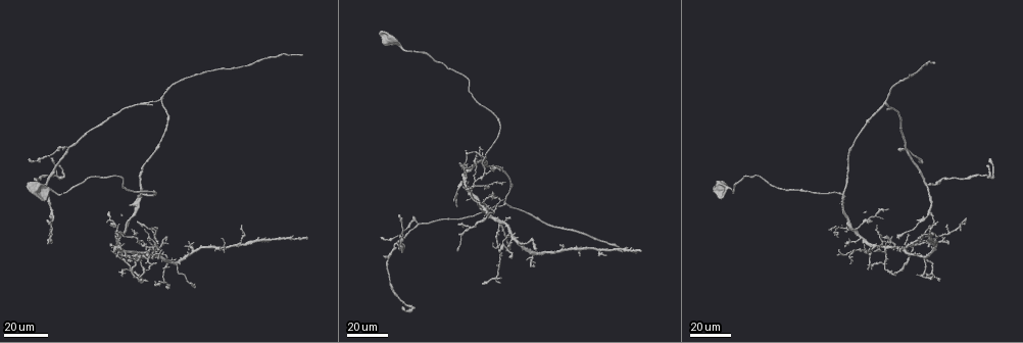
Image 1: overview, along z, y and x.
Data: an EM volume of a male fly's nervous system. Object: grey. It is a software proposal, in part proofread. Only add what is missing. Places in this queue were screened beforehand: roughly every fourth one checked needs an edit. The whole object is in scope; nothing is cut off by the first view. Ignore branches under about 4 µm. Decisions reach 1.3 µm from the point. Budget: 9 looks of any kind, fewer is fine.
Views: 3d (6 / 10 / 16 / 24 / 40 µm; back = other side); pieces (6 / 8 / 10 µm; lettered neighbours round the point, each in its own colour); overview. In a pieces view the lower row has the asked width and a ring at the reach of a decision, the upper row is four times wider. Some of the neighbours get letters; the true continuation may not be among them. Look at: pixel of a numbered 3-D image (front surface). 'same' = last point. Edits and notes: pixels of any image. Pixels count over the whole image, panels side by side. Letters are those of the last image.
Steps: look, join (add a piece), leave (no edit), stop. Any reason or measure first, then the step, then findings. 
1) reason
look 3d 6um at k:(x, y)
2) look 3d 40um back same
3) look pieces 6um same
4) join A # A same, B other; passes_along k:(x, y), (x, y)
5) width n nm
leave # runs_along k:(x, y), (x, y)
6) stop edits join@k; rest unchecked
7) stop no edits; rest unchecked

long arm stops here
look 3d 40um at 1:(459, 250)

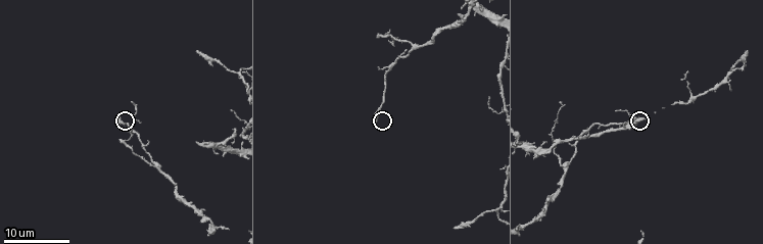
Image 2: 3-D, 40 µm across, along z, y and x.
see the neighbours
look pieces 10um at 2:(375, 118)

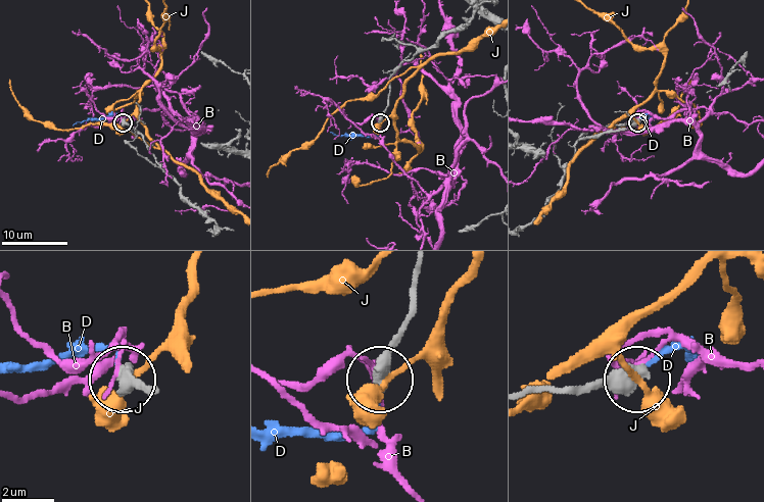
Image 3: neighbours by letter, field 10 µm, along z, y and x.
join D # B other, D same, J other; passes_along 3:(577, 389), (634, 375), (673, 345), (686, 353); the neuron continues

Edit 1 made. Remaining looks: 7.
branch stops here
look 3d 24um at 1:(930, 246)

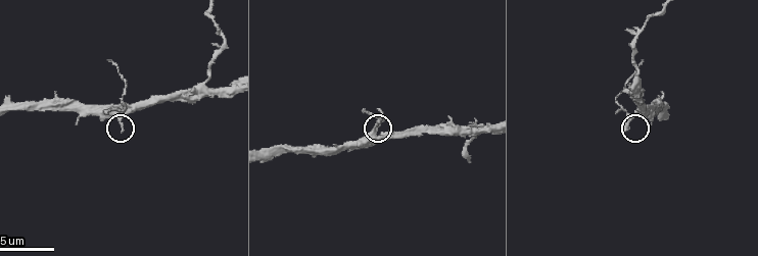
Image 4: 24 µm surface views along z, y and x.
see the neighbours
look pieces 6um at 4:(379, 117)

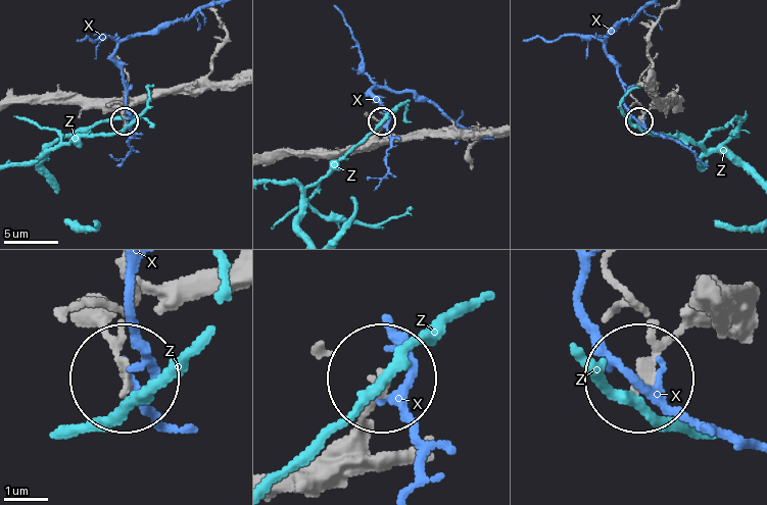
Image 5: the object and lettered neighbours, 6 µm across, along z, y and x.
leave # X other, Z other; no lettered piece goes on from it

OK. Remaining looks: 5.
thin end
look 3d 24um at 1:(938, 220)

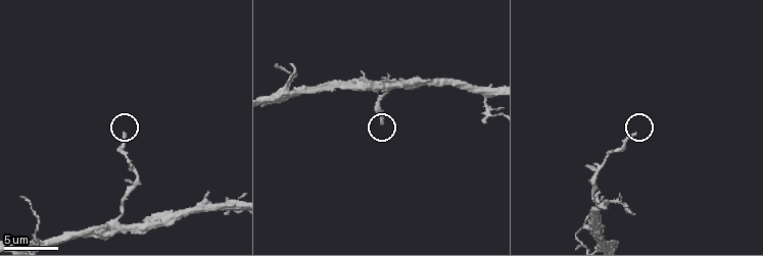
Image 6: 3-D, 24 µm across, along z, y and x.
look pieces 8um at 6:(382, 121)

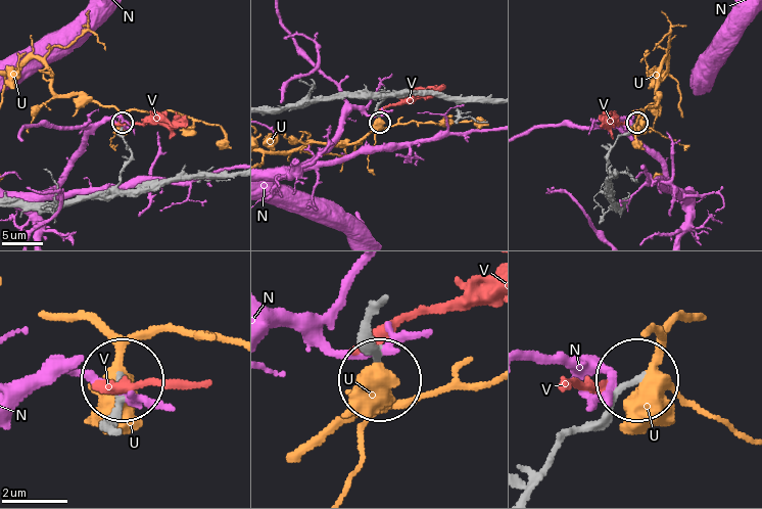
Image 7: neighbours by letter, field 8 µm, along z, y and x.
leave # N other, U other, V other; runs_along 7:(527, 484), (631, 380); no lettered piece goes on from it

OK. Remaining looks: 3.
long arm stops here
look 3d 24um at 1:(300, 54)

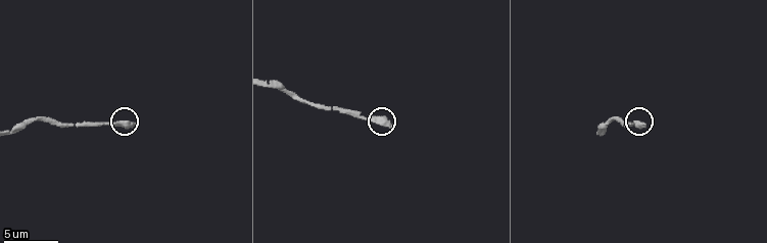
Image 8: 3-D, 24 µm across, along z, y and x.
look 3d 10um at 8:(134, 125)

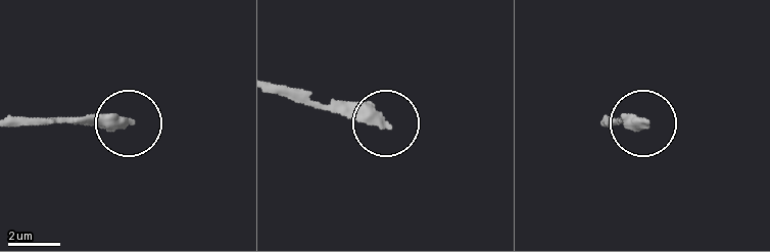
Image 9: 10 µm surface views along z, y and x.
see the neighbours
look pieces 6um at 9:(382, 122)

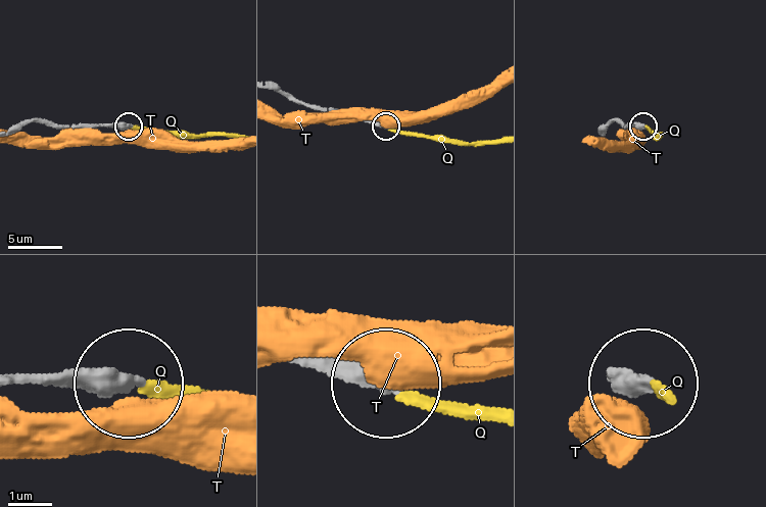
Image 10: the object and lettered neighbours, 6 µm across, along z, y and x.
join Q # Q same, T other; it goes on there

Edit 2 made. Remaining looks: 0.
stop edits join@3, join@10; rest unchecked

